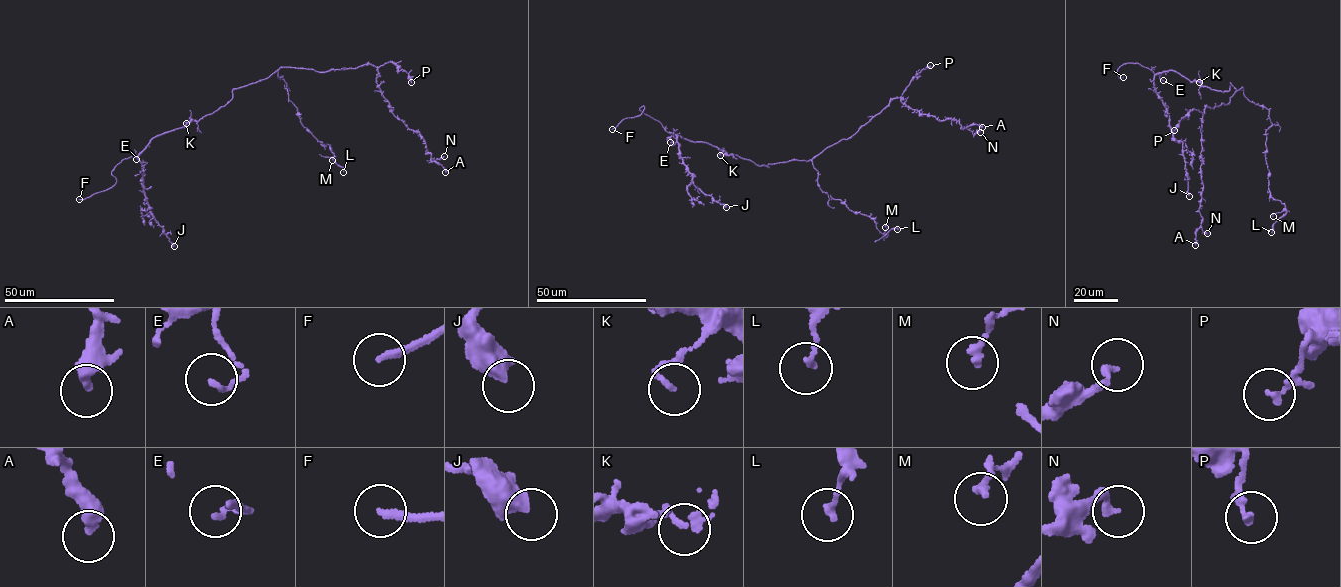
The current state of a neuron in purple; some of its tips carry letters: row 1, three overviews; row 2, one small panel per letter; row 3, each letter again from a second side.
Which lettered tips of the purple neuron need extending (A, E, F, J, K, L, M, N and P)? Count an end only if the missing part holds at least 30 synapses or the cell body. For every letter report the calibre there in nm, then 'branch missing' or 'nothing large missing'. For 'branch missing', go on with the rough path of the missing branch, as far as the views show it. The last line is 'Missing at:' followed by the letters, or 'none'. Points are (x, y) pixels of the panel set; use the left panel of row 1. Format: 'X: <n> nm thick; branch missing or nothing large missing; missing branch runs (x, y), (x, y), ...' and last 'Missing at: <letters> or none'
A: 380 nm thick; nothing large missing
E: 130 nm thick; nothing large missing
F: 220 nm thick; branch missing; missing branch runs (79, 199), (67, 199), (48, 209)
J: 500 nm thick; nothing large missing
K: 160 nm thick; nothing large missing
L: 160 nm thick; nothing large missing
M: 200 nm thick; nothing large missing
N: 220 nm thick; nothing large missing
P: 140 nm thick; nothing large missing
Missing at: F

